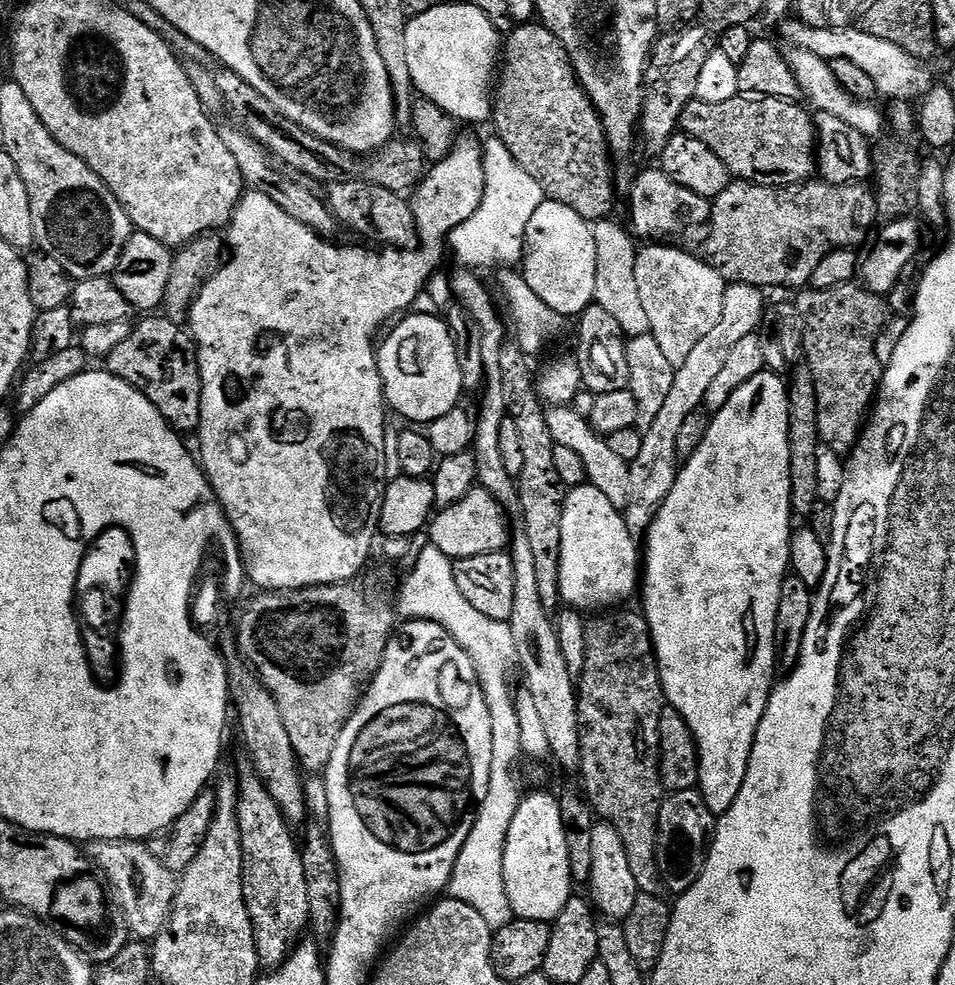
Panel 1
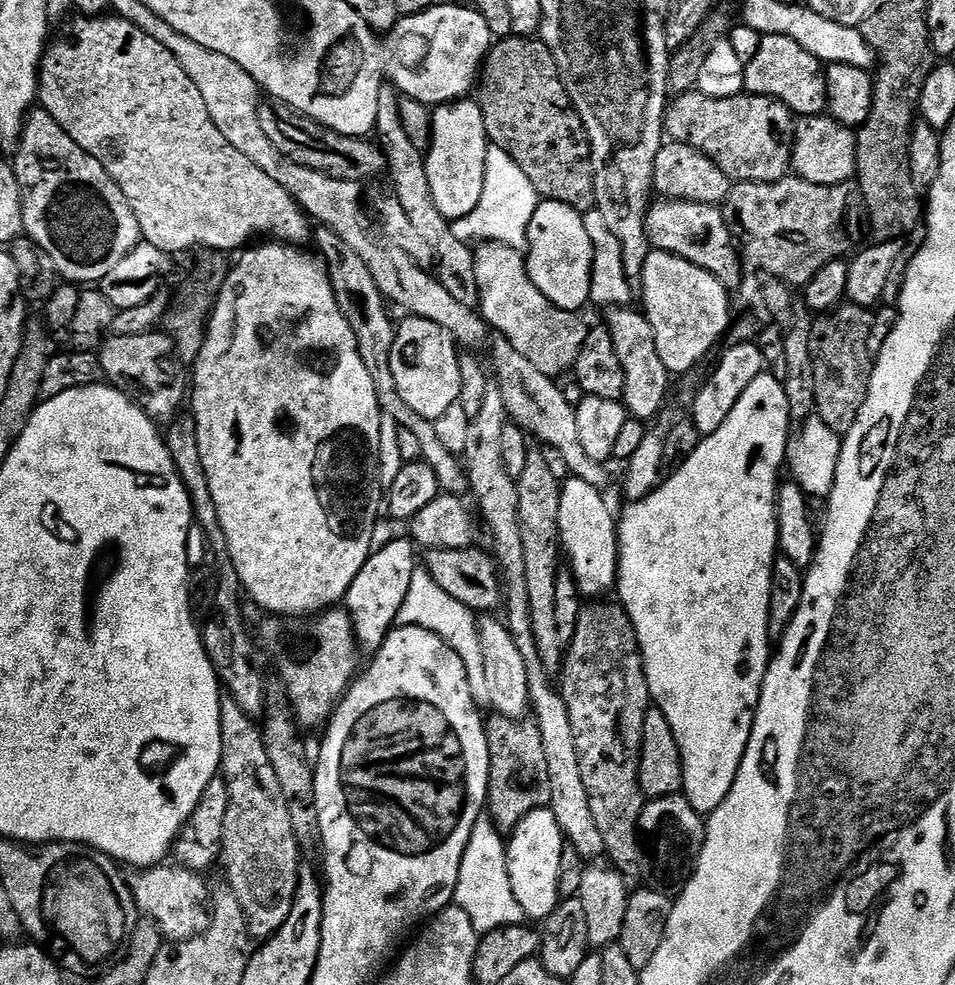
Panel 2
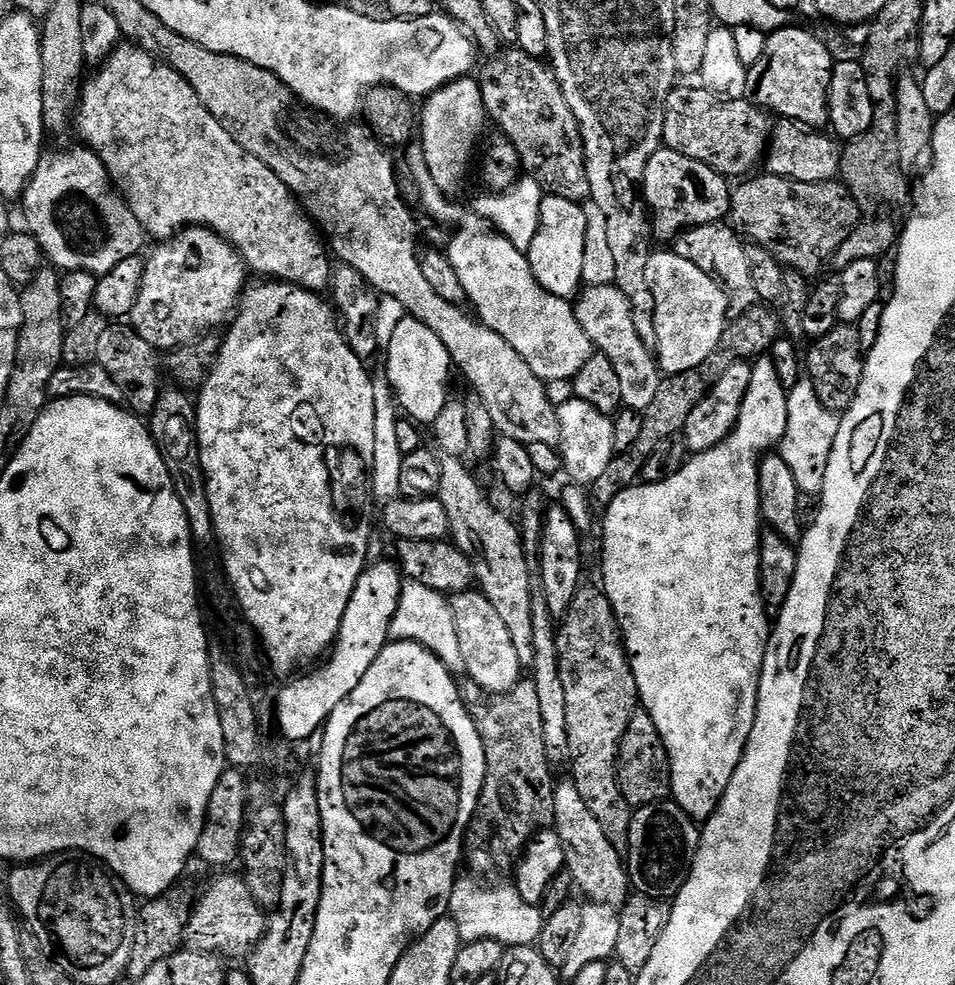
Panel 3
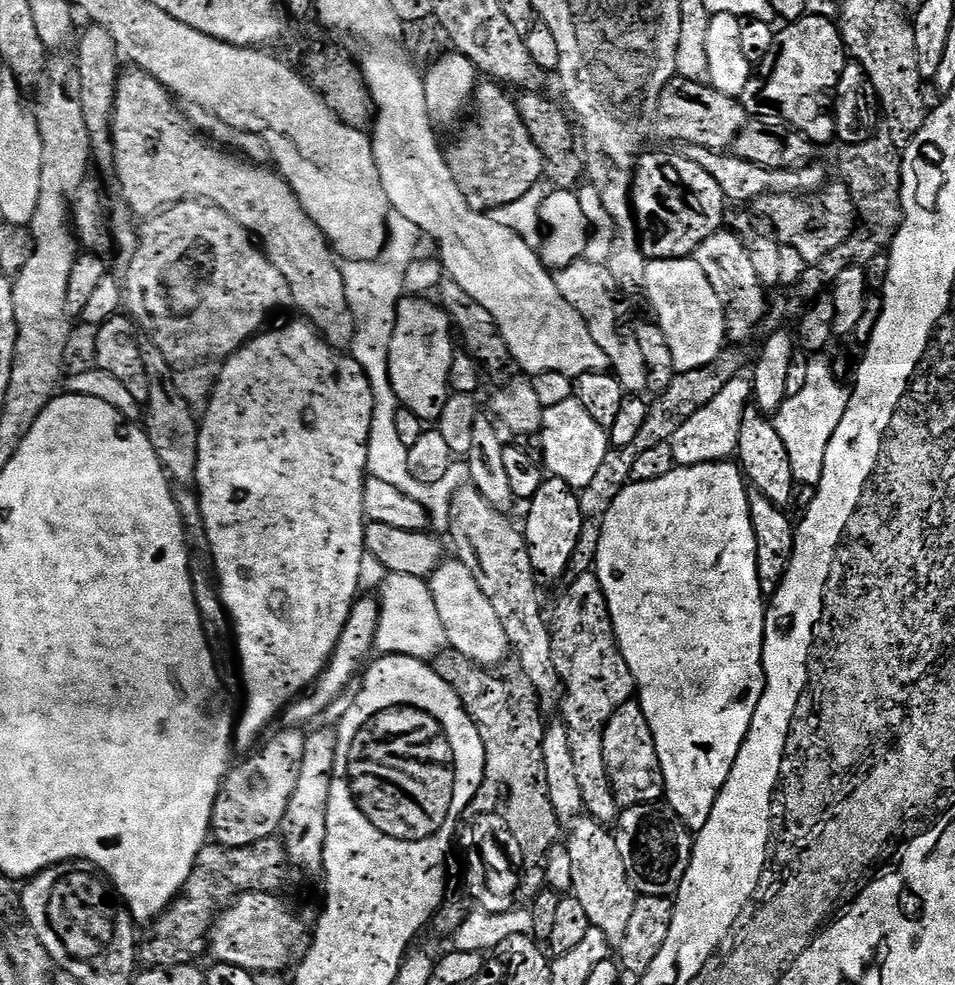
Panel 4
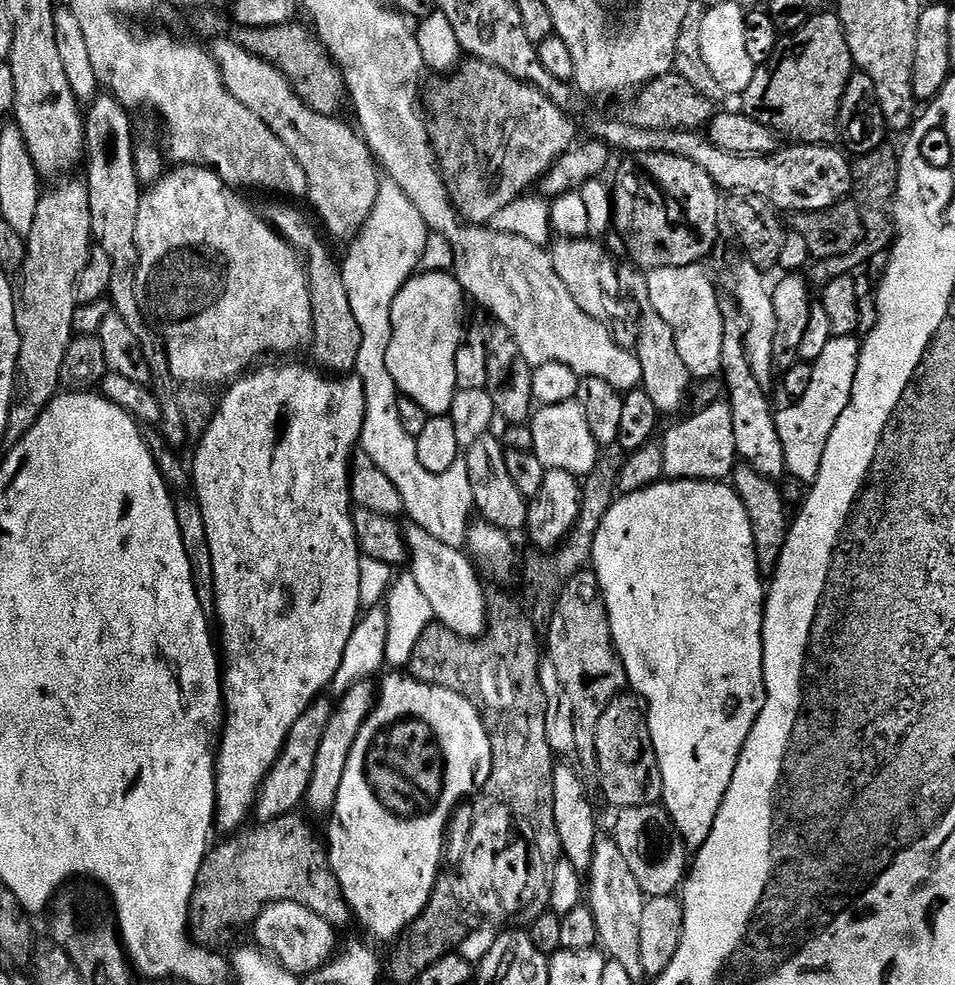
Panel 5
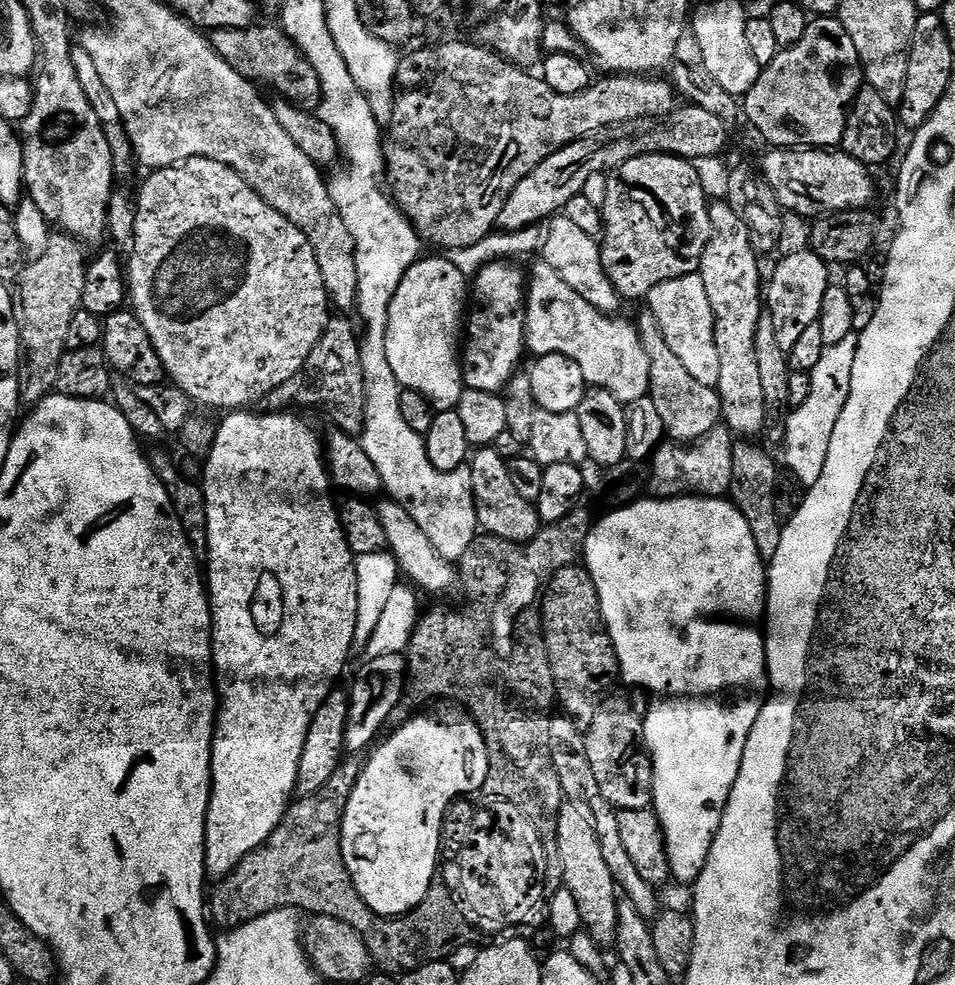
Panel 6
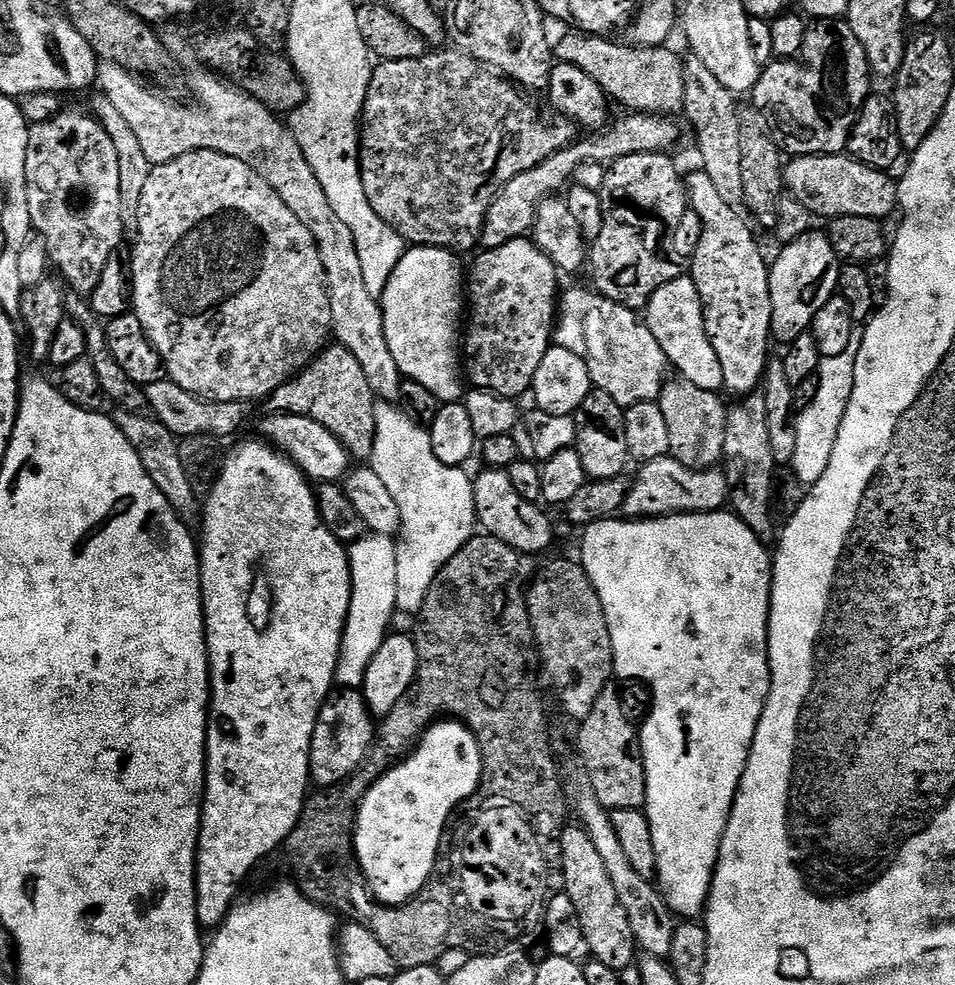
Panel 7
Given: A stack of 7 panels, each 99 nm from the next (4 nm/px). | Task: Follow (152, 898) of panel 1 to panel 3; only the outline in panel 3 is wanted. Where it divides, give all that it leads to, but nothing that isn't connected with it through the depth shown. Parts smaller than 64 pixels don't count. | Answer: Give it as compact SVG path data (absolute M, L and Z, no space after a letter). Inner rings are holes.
M243 875L220 876L192 905L192 915L184 927L184 944L189 953L211 952L224 956L247 957L264 936L266 912L248 893Z

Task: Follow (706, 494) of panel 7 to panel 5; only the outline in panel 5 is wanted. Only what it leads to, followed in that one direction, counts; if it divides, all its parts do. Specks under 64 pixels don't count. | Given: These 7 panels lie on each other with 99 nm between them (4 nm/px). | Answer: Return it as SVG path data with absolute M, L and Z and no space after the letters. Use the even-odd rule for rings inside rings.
M721 398L710 406L696 410L689 420L676 424L660 444L664 475L669 480L727 481L738 463L734 446L734 418L730 418L727 399Z

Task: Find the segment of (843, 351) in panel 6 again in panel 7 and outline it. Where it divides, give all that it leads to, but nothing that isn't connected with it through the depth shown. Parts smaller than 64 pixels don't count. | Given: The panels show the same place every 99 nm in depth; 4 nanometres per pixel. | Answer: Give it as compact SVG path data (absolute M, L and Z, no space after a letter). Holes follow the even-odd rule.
M854 338L842 354L823 357L817 375L818 392L814 400L795 417L798 434L798 450L794 450L790 470L798 474L798 478L806 486L811 486L826 474L826 466L830 466L830 458L834 454L834 442L838 442L838 430L842 426L842 418L846 414L846 406L850 406L850 394L854 394L854 366L860 349L859 339Z

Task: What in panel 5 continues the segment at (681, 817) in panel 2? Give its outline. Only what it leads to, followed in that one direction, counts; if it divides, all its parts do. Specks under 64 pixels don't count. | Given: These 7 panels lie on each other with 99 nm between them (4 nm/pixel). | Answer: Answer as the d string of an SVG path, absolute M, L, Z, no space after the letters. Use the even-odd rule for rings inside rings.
M647 804L625 808L617 816L620 817L616 820L614 833L616 845L626 857L626 863L632 867L634 878L638 878L638 886L644 891L645 897L673 895L686 879L690 852L678 830L672 827L668 811L660 804Z

